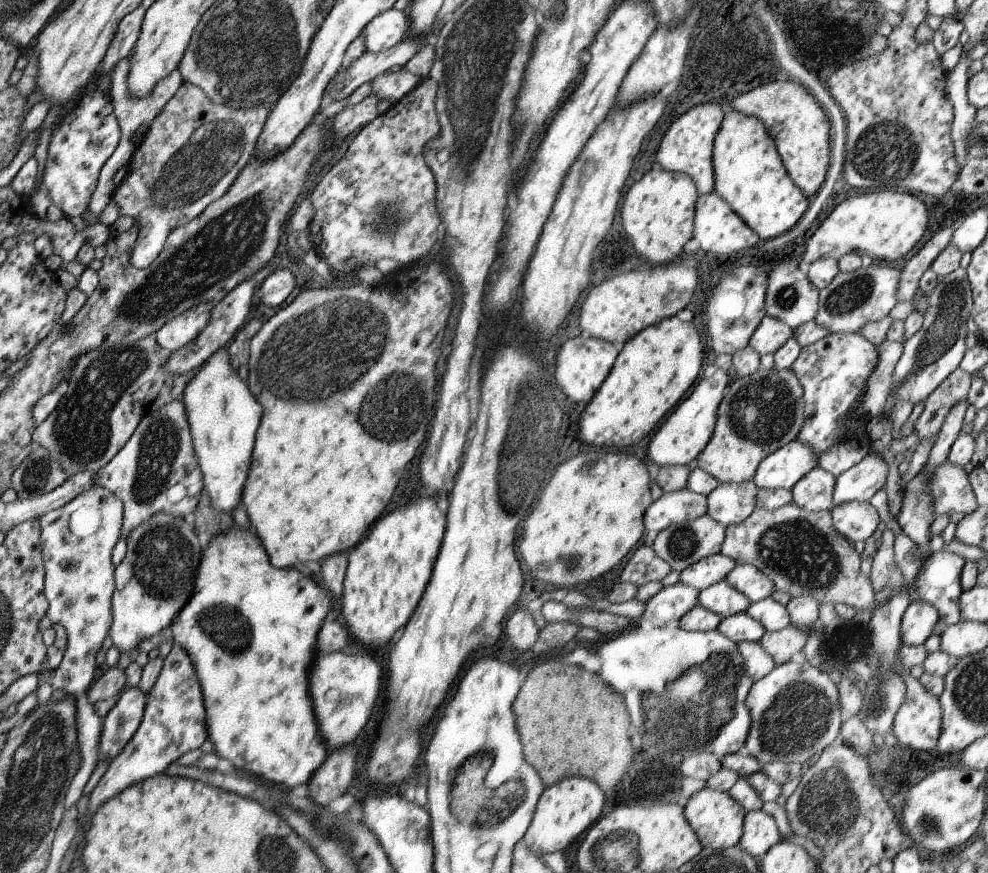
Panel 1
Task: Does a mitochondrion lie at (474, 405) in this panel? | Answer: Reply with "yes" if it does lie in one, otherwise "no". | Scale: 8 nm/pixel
no

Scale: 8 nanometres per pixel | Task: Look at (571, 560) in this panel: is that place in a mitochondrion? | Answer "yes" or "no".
yes

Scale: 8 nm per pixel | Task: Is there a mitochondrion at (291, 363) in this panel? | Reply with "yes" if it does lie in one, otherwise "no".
yes

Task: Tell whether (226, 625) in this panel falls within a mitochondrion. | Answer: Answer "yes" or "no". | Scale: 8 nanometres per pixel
yes

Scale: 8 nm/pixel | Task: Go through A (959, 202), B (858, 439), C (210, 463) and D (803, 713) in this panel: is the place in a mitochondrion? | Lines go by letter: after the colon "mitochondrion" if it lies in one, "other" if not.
A: other
B: other
C: other
D: mitochondrion

